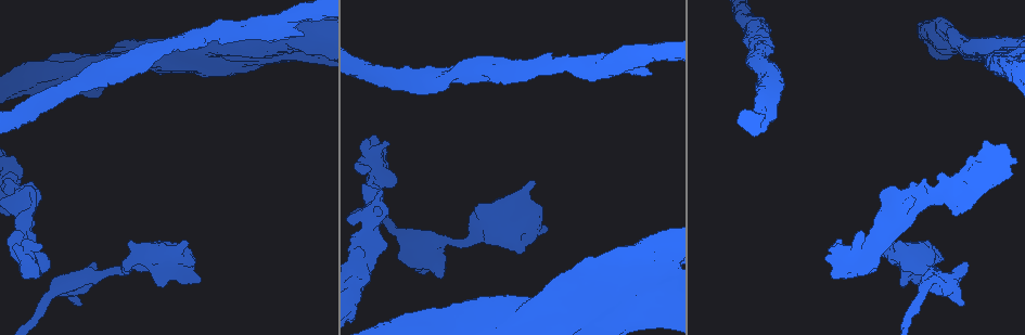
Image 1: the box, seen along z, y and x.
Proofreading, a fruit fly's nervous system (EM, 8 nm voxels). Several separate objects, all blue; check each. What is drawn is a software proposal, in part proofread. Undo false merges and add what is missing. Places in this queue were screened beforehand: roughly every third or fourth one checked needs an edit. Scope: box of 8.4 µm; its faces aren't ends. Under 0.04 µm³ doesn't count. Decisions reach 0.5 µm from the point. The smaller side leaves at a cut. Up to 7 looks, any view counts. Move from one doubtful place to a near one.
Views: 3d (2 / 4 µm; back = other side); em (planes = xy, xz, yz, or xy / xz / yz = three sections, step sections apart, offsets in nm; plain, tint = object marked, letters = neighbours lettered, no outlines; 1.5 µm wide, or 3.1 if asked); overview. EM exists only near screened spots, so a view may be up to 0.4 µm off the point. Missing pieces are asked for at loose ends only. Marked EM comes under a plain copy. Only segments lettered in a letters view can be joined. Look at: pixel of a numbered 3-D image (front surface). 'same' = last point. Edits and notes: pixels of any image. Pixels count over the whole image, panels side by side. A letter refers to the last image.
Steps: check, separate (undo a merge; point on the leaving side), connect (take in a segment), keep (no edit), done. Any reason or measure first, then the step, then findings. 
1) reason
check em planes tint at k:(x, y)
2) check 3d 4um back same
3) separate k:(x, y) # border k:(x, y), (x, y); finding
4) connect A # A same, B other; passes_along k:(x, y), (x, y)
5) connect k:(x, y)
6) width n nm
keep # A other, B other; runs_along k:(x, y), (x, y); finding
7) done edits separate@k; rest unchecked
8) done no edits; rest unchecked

abrupt turn
check em planes tint at 1:(853, 259)

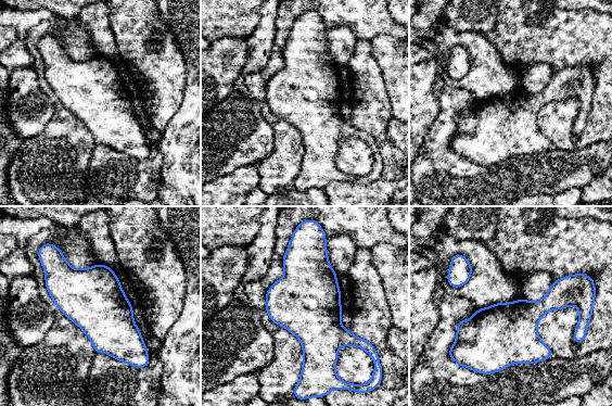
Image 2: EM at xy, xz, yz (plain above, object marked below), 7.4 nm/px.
check em planes letters same

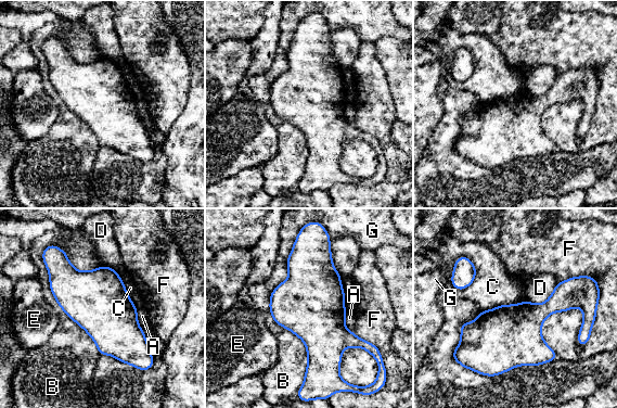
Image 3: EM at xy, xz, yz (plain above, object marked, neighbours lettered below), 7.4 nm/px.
keep # A other, B other, C other, D other, E other, F other, G other; border 3:(285, 260), (300, 387); all the same cell

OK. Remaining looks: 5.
stops while still wide
check em yz step 8 tint at 1:(196, 282)

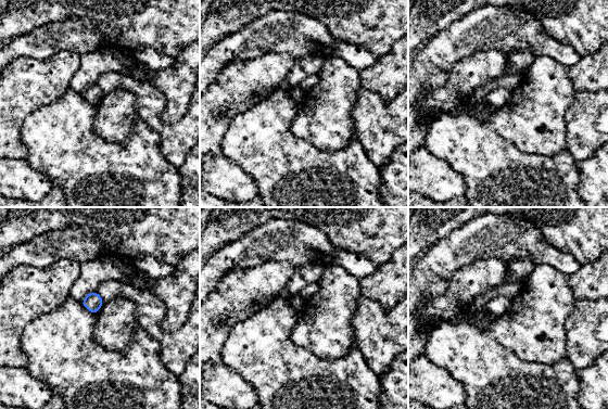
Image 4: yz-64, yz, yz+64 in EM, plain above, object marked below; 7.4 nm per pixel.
cut it another way
check em xy step 8 tint same

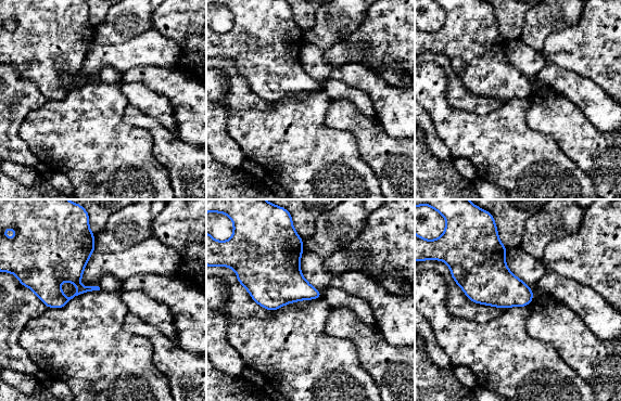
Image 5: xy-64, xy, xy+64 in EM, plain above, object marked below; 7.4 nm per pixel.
what lies round it
check em xy step 8 letters same

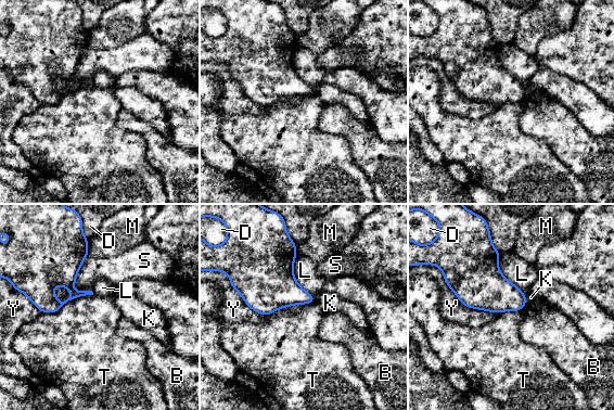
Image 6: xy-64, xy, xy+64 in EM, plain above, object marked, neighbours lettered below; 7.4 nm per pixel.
keep # B other, D other, K other, L other, M other, S other, T other, Y other; border 6:(93, 294), (41, 312); none of them fits

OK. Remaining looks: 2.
free end
check 3d 4um at 1:(963, 305)

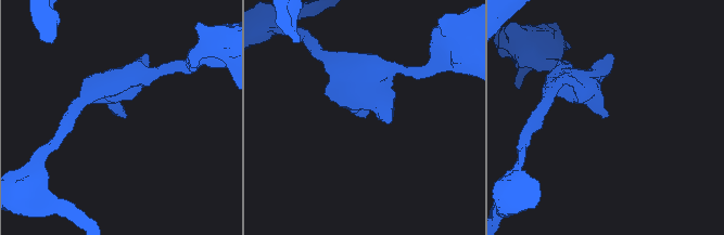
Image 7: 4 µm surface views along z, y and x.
check em planes letters at 7:(126, 117)

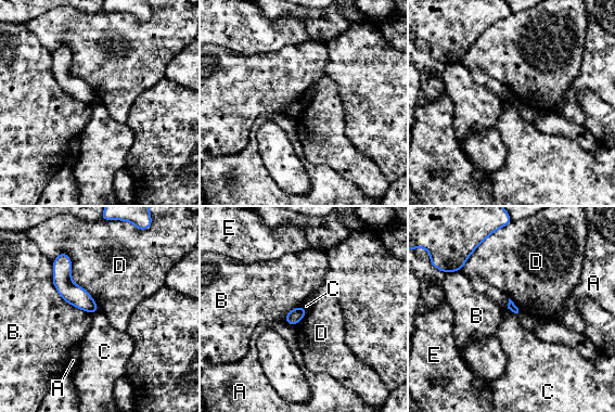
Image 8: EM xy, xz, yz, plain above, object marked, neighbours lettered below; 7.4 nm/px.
keep # A other, B other, C other, D other, E other; runs_along 8:(63, 255), (63, 281), (93, 309); none of them fits

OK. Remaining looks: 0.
done no edits; rest unchecked

